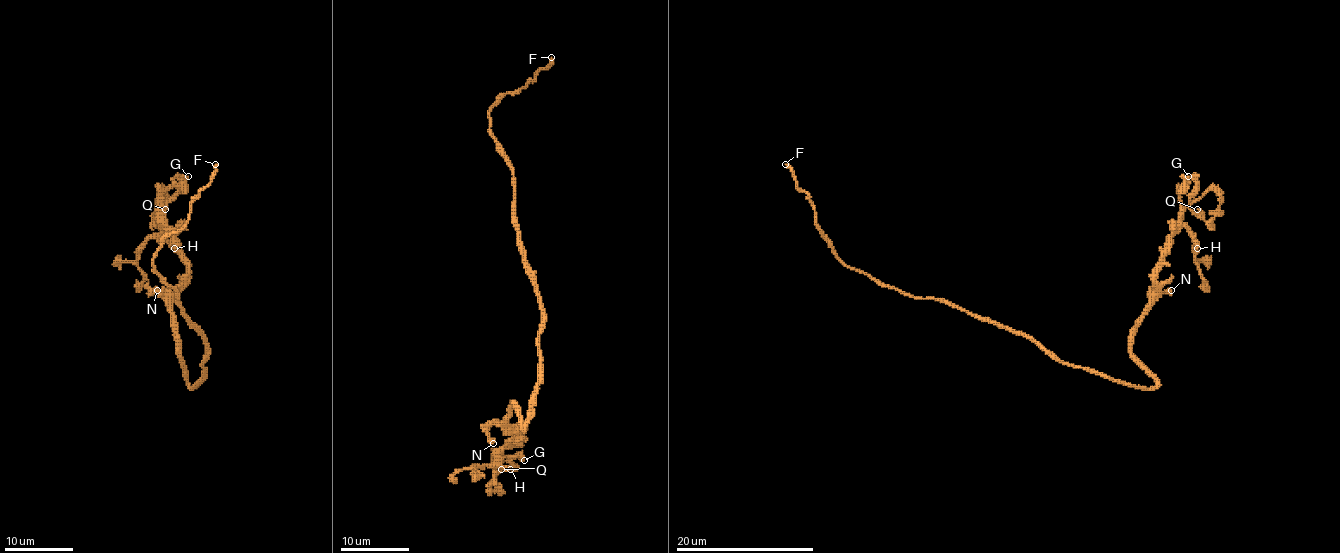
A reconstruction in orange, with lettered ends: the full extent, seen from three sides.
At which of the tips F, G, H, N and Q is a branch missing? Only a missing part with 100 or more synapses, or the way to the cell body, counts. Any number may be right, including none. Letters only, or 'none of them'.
none of them

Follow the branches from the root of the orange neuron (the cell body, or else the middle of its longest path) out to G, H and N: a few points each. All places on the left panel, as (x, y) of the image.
G: (203, 364), (191, 388), (172, 314), (188, 262), (162, 209), (162, 195), (188, 176)
H: (203, 364), (191, 388), (172, 314), (188, 262), (164, 226), (174, 248)
N: (203, 364), (203, 376), (191, 388), (177, 352), (176, 317), (167, 302), (158, 293), (152, 293), (157, 290)

